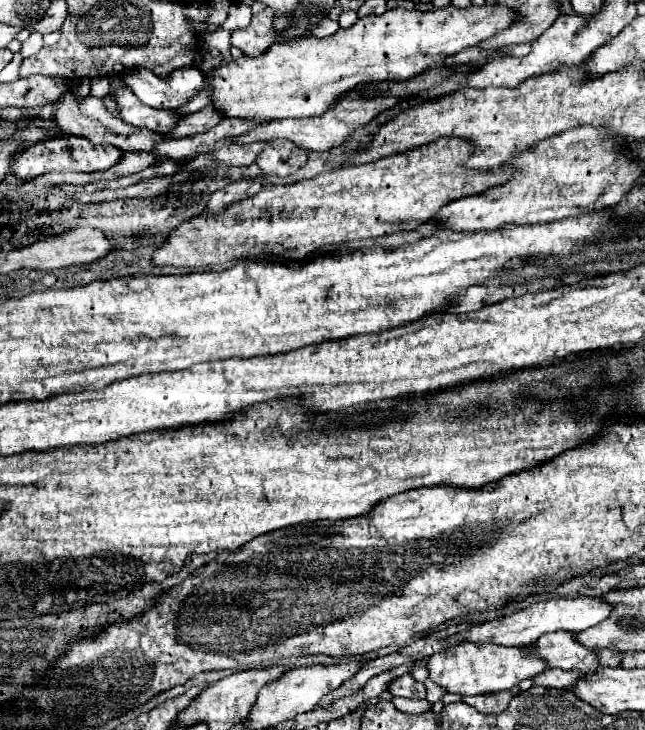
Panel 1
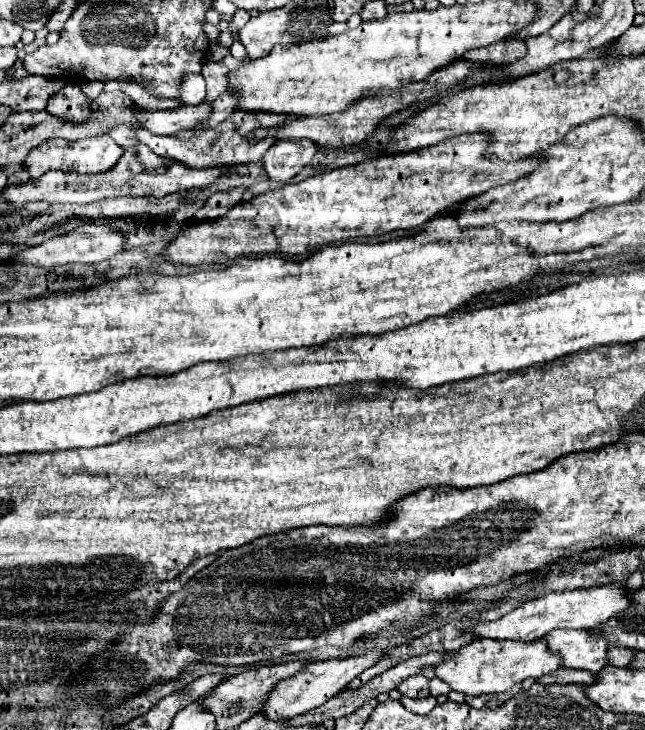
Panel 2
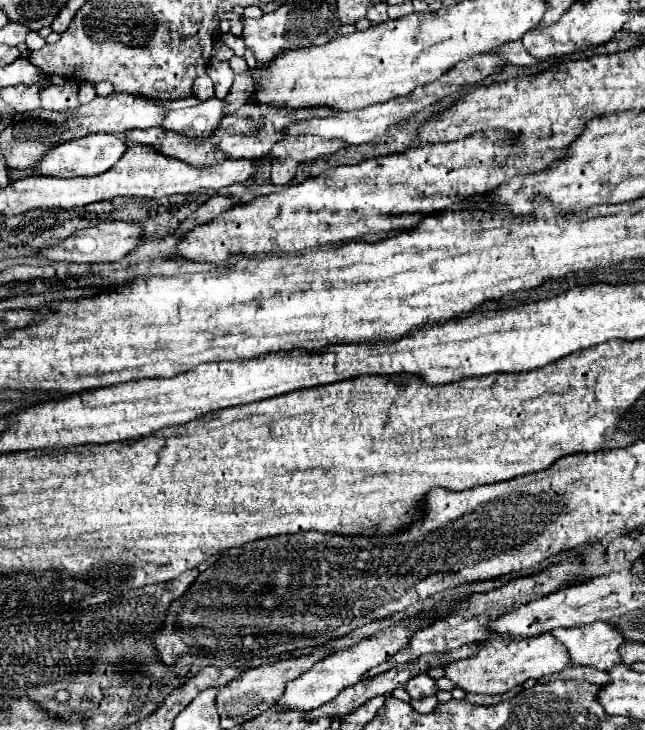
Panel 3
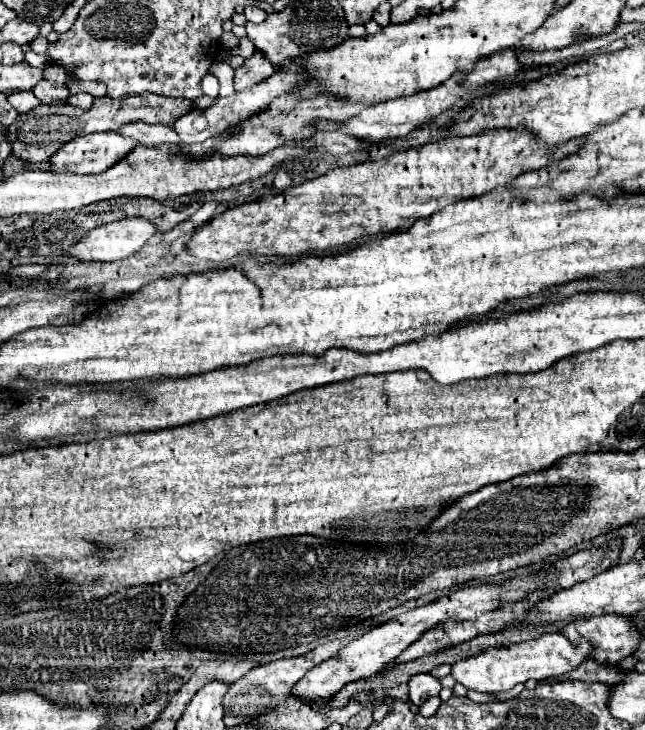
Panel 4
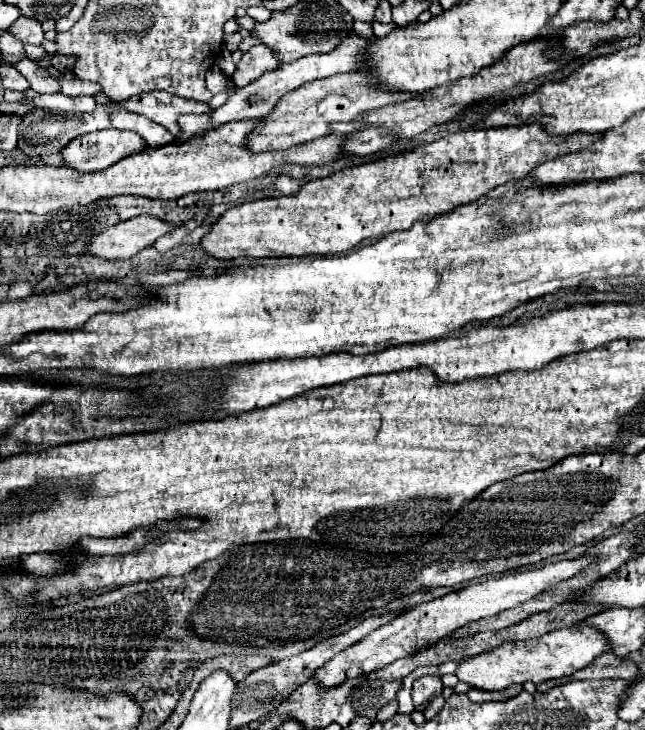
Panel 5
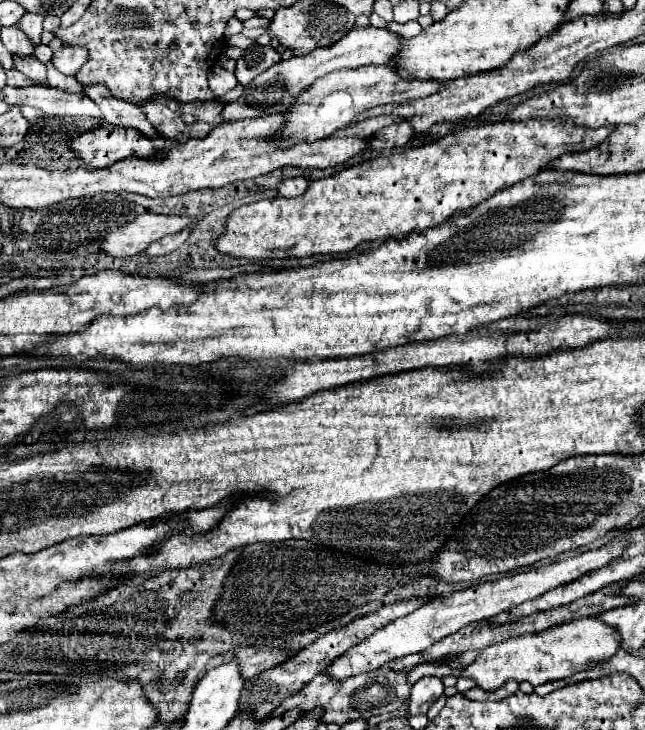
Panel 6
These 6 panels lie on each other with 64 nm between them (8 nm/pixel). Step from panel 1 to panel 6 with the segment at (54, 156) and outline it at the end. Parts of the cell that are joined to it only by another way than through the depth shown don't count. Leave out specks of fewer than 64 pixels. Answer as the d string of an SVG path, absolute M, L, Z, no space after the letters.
M112 124L78 134L70 142L70 150L74 150L92 168L108 168L130 156L148 160L156 154L148 136L136 128L122 128Z

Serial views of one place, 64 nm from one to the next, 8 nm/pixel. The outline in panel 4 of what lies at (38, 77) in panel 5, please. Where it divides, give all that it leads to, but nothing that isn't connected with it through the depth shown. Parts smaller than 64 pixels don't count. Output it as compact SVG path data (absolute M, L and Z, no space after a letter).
M40 80L34 90L32 90L44 104L58 104L56 100L64 100L68 98L68 88L60 88L58 84L52 84L48 80Z

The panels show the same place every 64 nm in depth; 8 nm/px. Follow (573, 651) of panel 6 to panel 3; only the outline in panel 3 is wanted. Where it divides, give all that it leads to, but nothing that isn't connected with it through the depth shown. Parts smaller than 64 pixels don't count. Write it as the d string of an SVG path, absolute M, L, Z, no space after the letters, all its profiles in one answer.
M546 632L542 636L526 640L488 640L484 642L478 654L450 662L446 666L446 676L464 692L504 694L510 688L524 684L528 678L540 680L542 676L562 672L566 666L572 666L566 646L556 640L550 632Z

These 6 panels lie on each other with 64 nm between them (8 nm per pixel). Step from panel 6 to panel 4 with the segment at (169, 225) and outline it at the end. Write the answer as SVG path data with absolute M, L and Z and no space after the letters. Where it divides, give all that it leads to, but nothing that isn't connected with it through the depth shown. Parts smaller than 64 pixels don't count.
M126 218L88 232L68 254L78 260L118 262L136 254L152 236L160 234L158 226L146 218Z

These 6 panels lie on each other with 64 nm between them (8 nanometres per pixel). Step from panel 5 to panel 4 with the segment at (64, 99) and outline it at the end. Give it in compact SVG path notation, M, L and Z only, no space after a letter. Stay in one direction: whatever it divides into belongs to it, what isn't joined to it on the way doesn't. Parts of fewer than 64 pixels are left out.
M74 94L74 96L66 98L68 106L82 108L82 110L88 110L92 106L92 102L94 102L94 96L90 96L90 94Z

